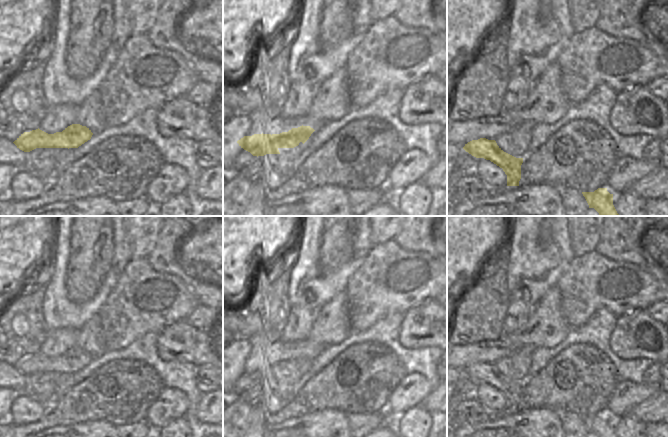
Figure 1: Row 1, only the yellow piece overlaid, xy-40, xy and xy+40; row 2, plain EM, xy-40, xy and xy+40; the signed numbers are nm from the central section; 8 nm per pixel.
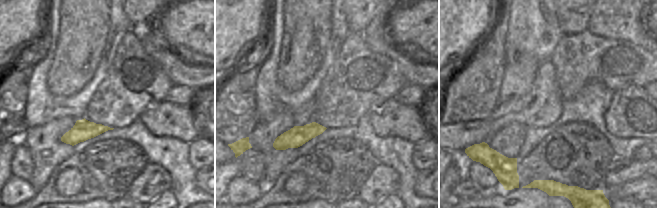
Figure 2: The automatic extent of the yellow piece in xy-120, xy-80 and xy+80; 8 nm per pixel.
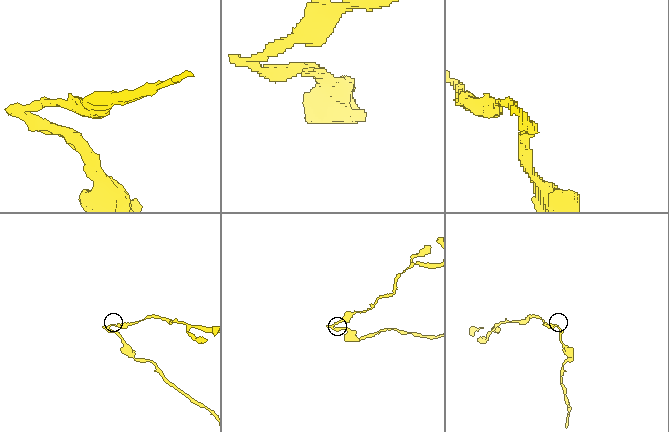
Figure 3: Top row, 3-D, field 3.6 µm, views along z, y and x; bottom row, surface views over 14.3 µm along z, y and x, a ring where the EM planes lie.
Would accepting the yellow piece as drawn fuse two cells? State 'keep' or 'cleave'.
cleave

